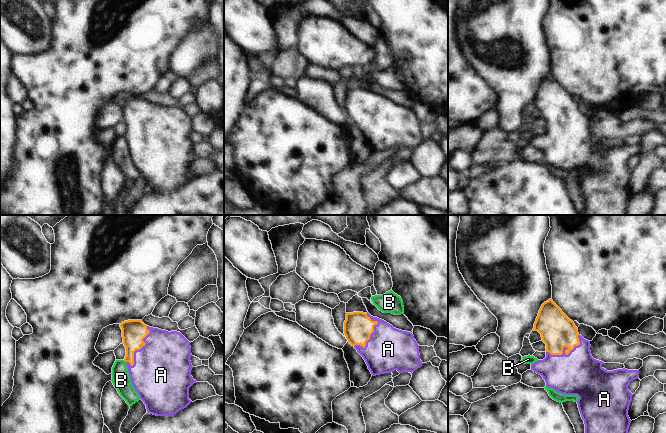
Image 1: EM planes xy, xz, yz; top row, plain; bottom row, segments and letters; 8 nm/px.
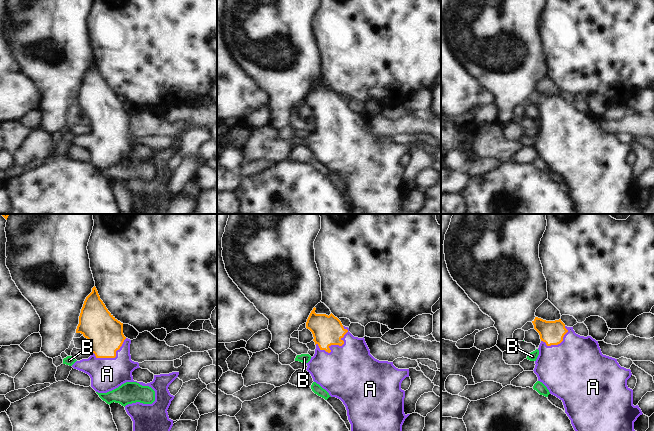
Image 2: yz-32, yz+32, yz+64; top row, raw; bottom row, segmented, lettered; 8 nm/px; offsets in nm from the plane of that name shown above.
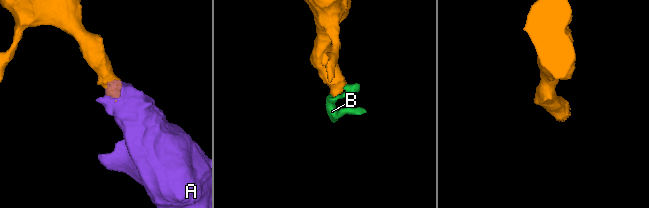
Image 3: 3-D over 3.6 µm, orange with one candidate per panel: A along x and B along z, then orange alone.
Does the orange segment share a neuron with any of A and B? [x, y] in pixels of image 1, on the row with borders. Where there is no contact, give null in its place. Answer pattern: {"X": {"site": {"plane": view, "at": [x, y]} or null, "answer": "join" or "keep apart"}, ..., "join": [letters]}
{"A": {"site": {"plane": "yz", "at": [567, 354]}, "answer": "join"}, "B": {"site": null, "answer": "keep apart"}, "join": ["A"]}

